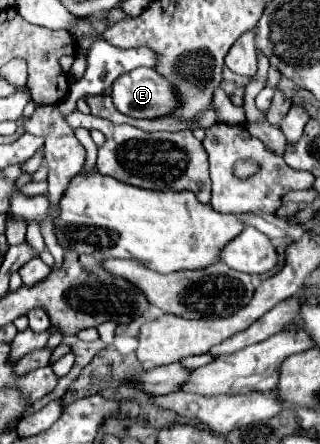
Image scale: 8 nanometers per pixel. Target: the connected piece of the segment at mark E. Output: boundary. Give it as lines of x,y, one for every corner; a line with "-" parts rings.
139,67
139,69
129,71
129,73
121,75
119,79
115,79
115,83
113,83
113,103
121,113
131,115
135,119
167,117
167,115
173,115
181,107
179,91
175,89
175,85
171,85
155,69
147,69
147,67

